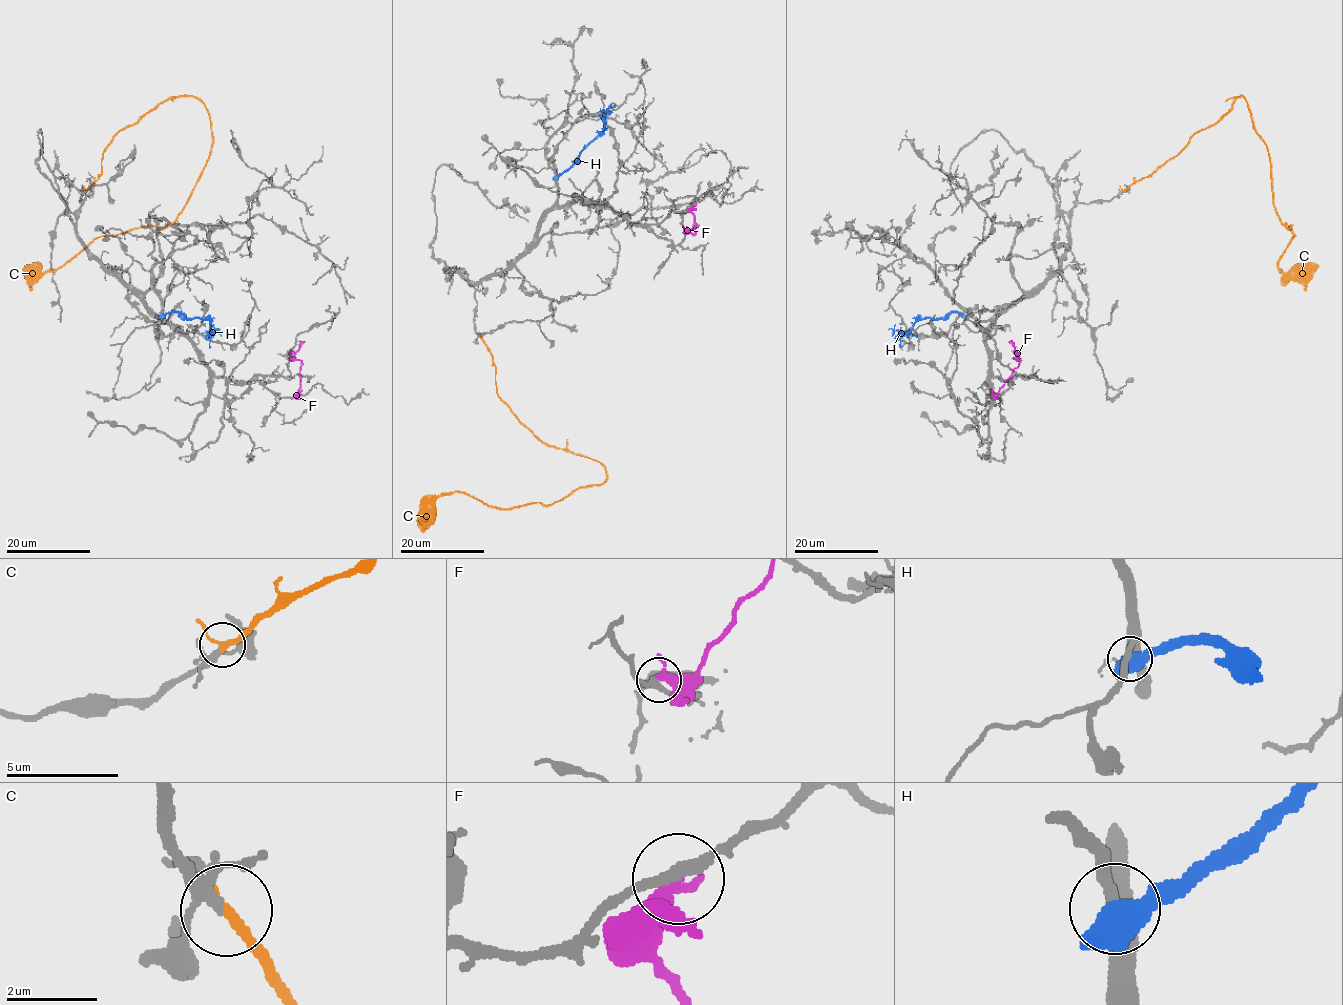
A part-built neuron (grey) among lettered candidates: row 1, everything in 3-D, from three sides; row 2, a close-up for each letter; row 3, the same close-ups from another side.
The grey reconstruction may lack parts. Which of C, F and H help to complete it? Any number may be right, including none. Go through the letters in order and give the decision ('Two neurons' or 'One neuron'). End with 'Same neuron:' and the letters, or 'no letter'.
C: One neuron
F: Two neurons
H: Two neurons
Same neuron: C

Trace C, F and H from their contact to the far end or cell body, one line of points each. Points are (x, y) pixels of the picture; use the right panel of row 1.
C: (1123, 190), (1177, 155), (1242, 96), (1270, 162), (1275, 212), (1294, 234), (1278, 266), (1285, 273), (1319, 265)
F: (991, 395), (998, 391), (1020, 360), (1011, 341)
H: (961, 315), (951, 313), (935, 319), (921, 318), (907, 332), (889, 329)

